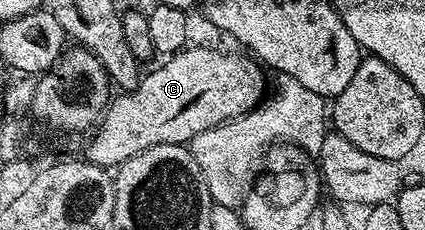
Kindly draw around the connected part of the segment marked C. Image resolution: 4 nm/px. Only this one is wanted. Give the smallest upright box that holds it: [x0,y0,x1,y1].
[84,45,267,169]

